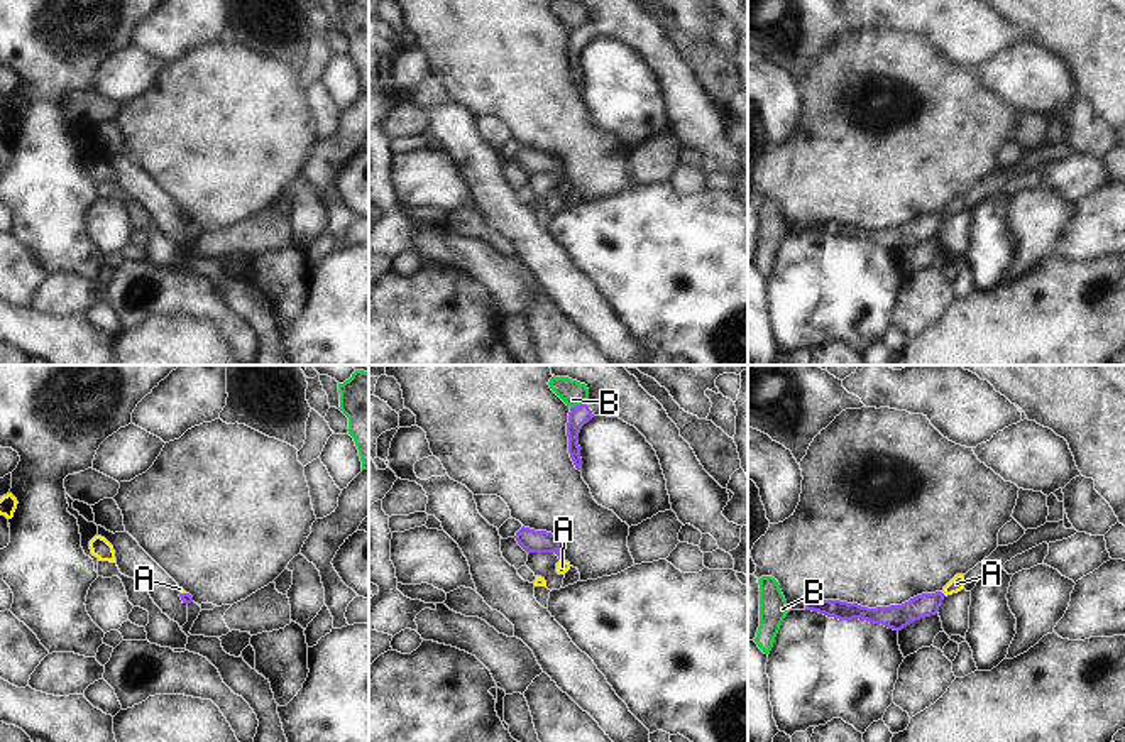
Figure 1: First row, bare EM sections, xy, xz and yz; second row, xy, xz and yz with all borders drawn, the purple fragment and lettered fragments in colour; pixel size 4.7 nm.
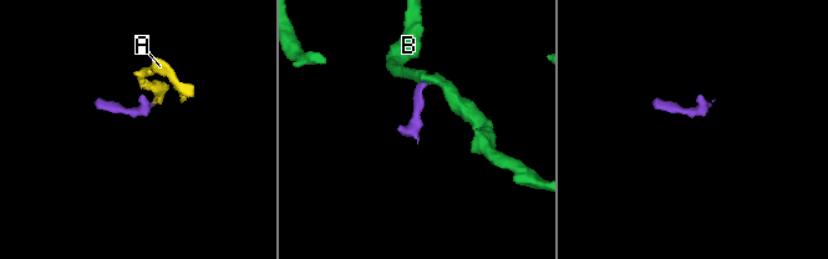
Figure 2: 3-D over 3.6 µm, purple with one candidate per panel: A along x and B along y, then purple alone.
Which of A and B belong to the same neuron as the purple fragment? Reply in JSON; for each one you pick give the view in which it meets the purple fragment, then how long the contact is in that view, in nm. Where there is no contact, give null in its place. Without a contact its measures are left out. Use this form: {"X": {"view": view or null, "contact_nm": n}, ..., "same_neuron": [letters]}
{"A": {"view": "yz", "contact_nm": 40}, "same_neuron": ["A"]}

